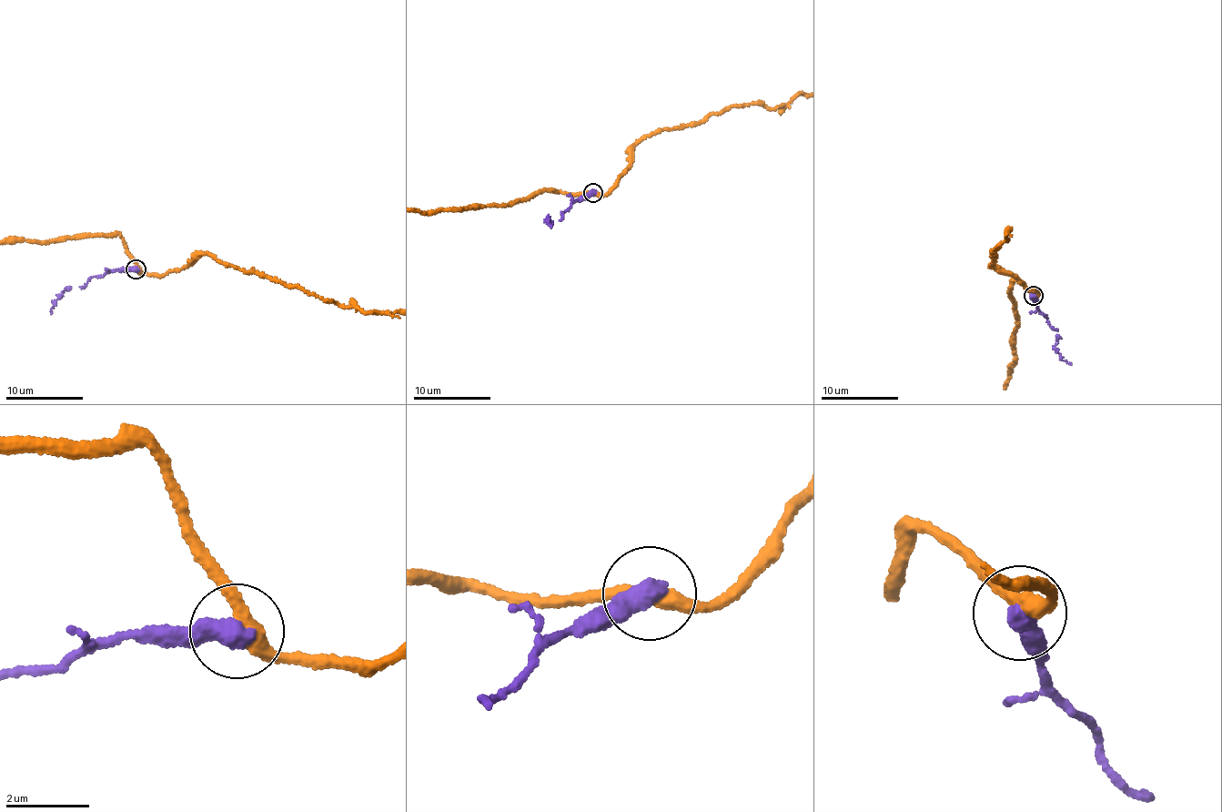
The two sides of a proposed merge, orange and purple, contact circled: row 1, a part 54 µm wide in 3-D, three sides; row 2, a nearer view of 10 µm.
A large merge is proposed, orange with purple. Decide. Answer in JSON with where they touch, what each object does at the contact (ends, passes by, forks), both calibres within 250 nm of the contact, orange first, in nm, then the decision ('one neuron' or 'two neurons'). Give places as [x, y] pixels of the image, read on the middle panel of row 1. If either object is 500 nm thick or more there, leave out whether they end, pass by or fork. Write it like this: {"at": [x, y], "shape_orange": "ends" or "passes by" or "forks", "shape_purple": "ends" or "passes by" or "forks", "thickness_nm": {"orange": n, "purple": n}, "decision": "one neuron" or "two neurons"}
{"at": [592, 193], "thickness_nm": {"orange": 360, "purple": 550}, "decision": "two neurons"}

